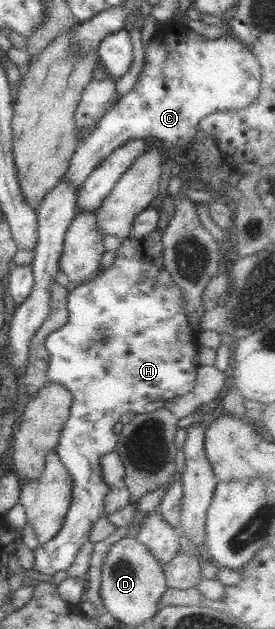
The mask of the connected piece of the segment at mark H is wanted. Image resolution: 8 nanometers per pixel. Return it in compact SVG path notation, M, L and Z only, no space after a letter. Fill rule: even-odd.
M158 228L151 234L137 238L129 236L121 240L122 244L119 249L116 250L117 257L113 263L110 263L108 268L103 268L100 272L87 281L80 283L72 292L68 292L68 322L61 328L54 330L48 334L46 338L46 347L50 354L50 361L48 366L48 382L59 383L64 386L72 394L72 405L70 408L70 415L67 422L63 425L60 432L59 442L57 443L55 454L57 458L61 460L61 463L65 465L67 471L73 481L72 499L70 502L69 510L65 515L61 530L57 531L57 534L49 541L40 544L34 550L35 565L34 570L41 572L41 574L54 575L59 570L66 570L73 562L75 562L77 553L82 544L89 541L89 533L91 532L93 523L104 512L104 498L105 495L111 490L111 486L102 478L101 470L101 457L102 455L113 454L116 451L116 444L118 443L118 435L113 433L113 426L120 422L119 418L126 412L146 413L157 409L163 410L166 400L175 398L176 396L183 396L193 390L196 385L196 364L194 358L196 358L196 352L198 352L198 338L192 327L189 326L189 320L187 314L185 314L185 300L181 287L170 277L170 274L166 272L164 267L164 259L162 256L162 240L161 233Z

